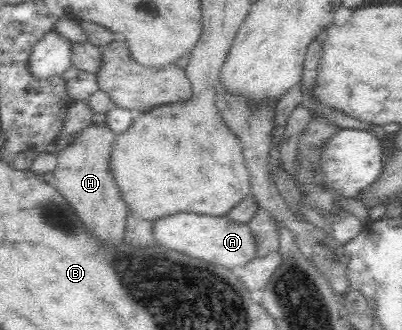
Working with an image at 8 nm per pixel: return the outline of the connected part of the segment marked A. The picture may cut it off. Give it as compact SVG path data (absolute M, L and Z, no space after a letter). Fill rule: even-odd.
M253 195L246 196L235 209L225 216L211 216L179 212L154 221L154 242L205 262L215 262L228 269L238 269L257 257L257 239L248 226L249 220L259 212L259 203Z

